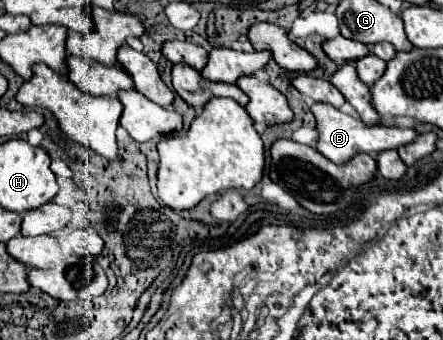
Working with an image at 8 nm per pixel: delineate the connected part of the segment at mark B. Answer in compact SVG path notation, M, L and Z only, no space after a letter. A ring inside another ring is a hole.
M312 103L310 111L316 119L316 131L318 131L318 139L316 139L316 149L330 159L332 163L346 163L348 159L352 159L356 153L368 153L368 155L376 155L384 149L398 149L410 141L414 141L414 137L418 135L414 129L400 129L400 127L384 127L384 125L374 125L368 127L364 125L360 119L352 117L352 115L344 115L342 111L338 111L336 107L328 105L328 103Z

